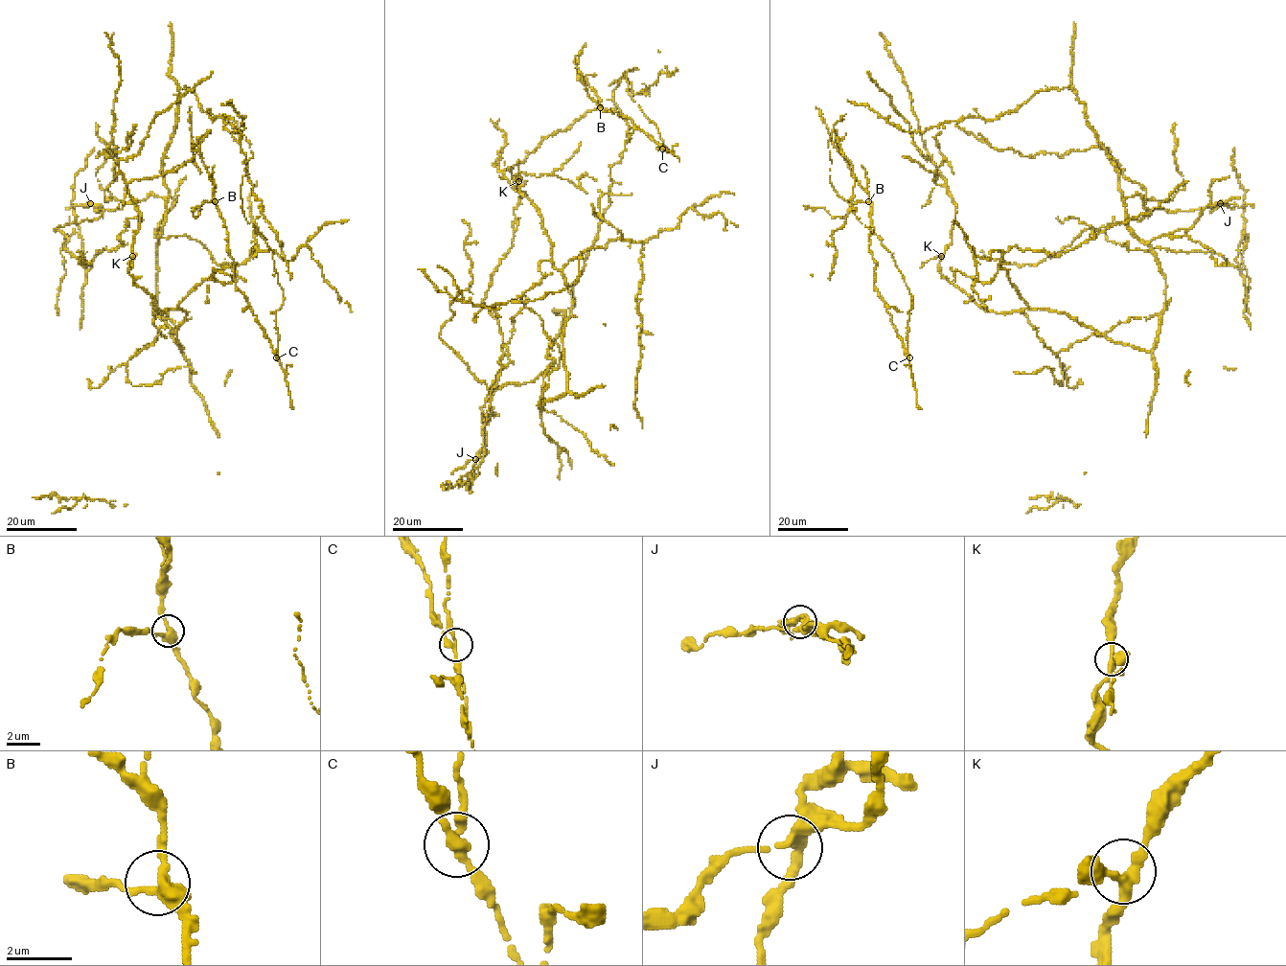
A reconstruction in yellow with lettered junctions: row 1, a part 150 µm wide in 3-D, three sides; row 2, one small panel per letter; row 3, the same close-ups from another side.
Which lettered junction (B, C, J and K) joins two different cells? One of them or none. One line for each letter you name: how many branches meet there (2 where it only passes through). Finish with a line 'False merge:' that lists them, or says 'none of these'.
C: 3 branches meet
False merge: C

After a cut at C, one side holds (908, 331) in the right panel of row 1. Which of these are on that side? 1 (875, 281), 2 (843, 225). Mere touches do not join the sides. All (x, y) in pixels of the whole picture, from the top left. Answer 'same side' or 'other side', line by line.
1: other side
2: other side

